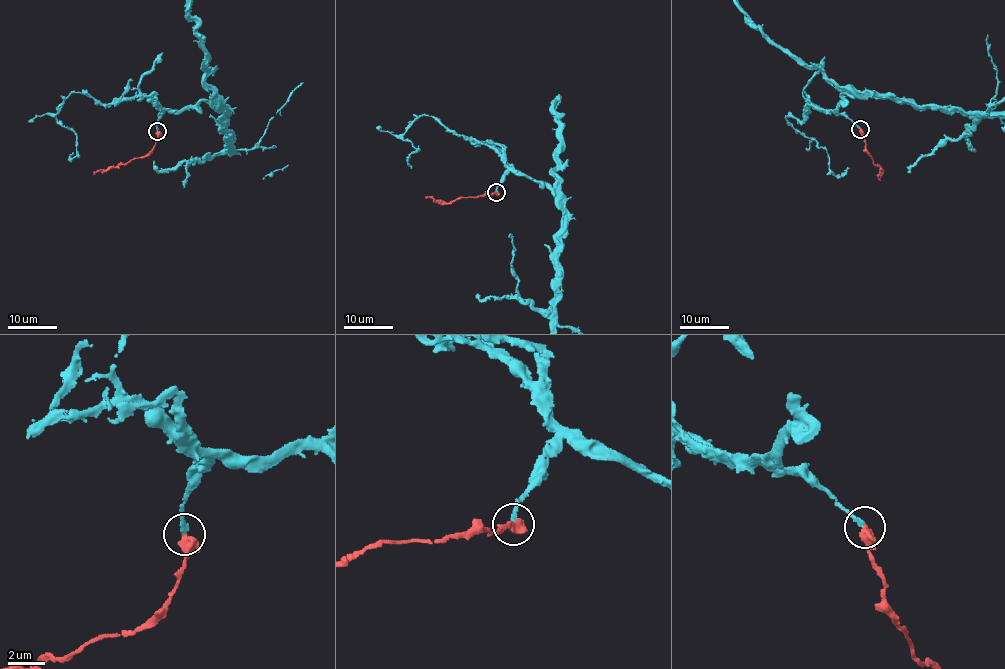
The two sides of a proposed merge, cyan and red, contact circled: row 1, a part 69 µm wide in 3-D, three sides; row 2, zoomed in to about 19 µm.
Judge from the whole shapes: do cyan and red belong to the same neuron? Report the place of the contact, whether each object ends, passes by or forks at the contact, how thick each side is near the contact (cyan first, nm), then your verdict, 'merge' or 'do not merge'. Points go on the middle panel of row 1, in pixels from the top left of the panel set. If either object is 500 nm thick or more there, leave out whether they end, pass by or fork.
(496, 192) | 200/550 nm | merge

